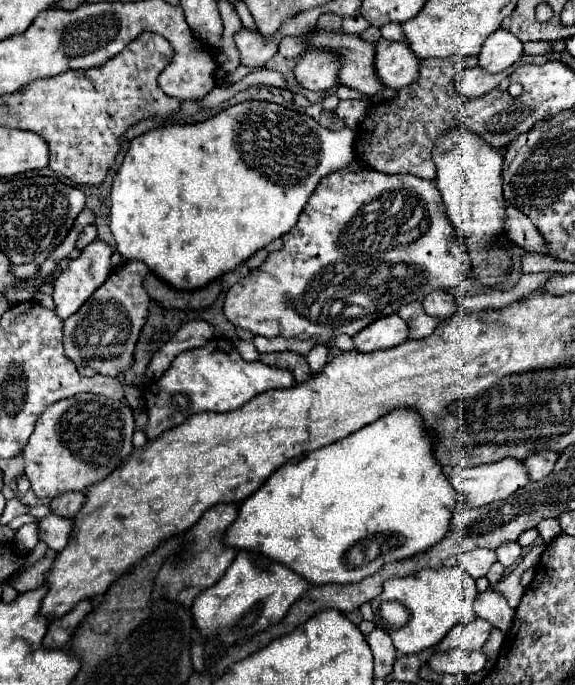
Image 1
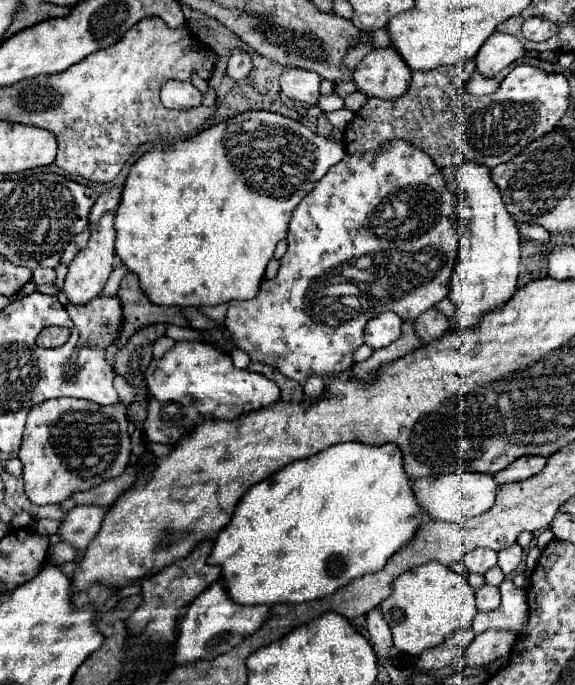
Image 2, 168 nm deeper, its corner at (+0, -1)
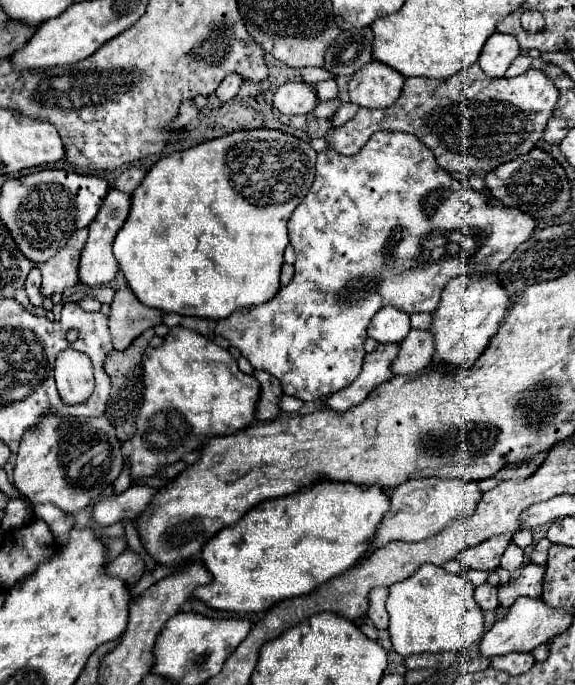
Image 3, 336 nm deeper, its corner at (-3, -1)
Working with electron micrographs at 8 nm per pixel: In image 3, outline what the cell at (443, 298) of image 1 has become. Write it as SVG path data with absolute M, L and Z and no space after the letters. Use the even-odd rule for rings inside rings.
M411 329L401 341L399 357L395 359L395 375L415 375L431 365L435 353L435 337L427 329Z

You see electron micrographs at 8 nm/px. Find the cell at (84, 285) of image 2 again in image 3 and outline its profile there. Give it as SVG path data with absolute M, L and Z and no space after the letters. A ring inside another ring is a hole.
M111 189L103 201L103 207L99 209L99 215L93 219L93 223L89 225L89 237L87 237L87 243L83 247L83 253L81 253L81 261L79 261L79 281L89 285L89 287L101 287L101 285L107 285L109 281L115 279L115 273L119 271L119 265L113 257L113 251L111 251L111 245L113 245L113 239L117 235L117 231L121 229L121 225L125 223L127 215L129 215L129 207L131 207L131 197L121 193L121 191L115 191Z

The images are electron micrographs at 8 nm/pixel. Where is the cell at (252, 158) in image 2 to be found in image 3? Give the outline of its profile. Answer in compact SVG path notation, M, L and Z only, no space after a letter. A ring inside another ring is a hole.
M237 129L223 137L203 141L185 151L175 151L175 153L159 159L157 163L153 163L153 167L147 171L141 185L133 191L129 217L123 223L123 227L119 229L115 243L113 243L115 259L121 267L121 271L125 273L125 279L127 279L131 291L135 293L135 297L147 307L157 307L167 313L207 317L207 319L223 319L237 309L261 305L261 303L273 299L275 293L279 291L279 271L283 265L283 251L289 243L287 221L289 221L291 213L295 211L295 207L301 203L301 199L311 189L311 185L315 181L315 173L317 173L315 165L317 165L317 151L307 141L297 139L281 129Z

